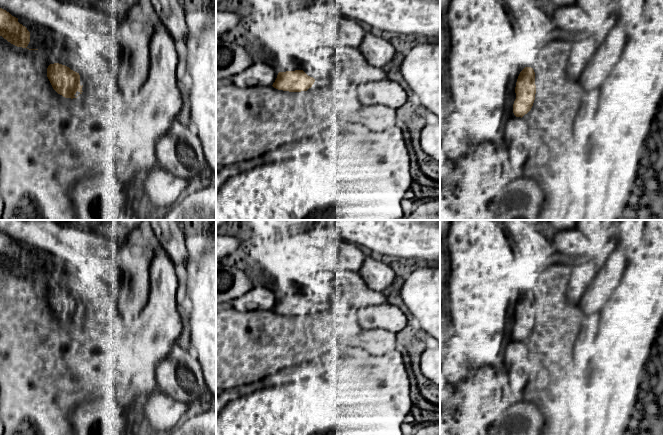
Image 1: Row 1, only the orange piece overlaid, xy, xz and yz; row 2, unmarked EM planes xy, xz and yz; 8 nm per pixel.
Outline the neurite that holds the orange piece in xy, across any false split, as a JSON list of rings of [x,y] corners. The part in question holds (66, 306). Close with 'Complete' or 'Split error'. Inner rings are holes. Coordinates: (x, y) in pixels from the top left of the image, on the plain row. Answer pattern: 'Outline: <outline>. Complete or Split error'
Outline: [[[50,288],[47,292],[47,301],[53,313],[65,322],[77,322],[74,320],[76,316],[78,315],[80,318],[83,316],[79,297],[65,289]]]. Complete

